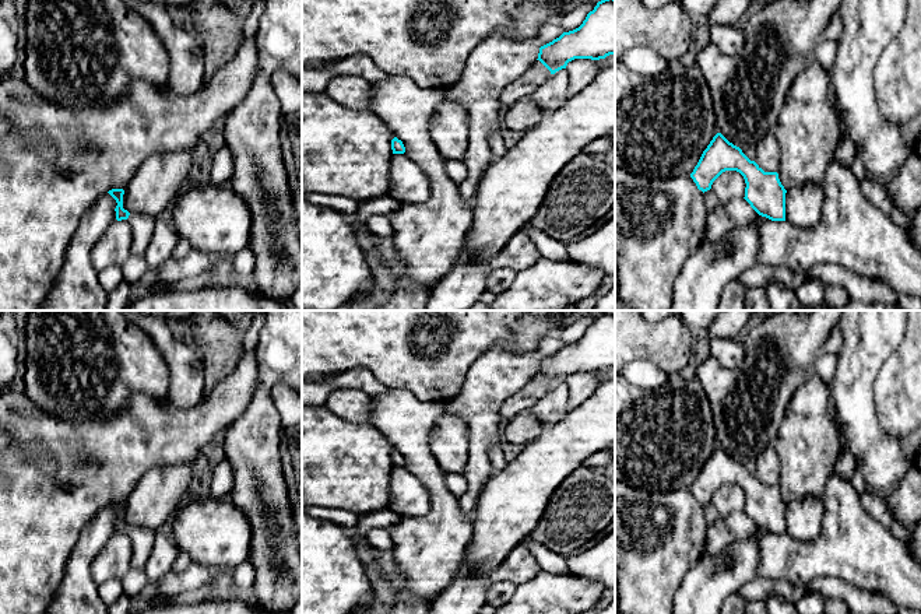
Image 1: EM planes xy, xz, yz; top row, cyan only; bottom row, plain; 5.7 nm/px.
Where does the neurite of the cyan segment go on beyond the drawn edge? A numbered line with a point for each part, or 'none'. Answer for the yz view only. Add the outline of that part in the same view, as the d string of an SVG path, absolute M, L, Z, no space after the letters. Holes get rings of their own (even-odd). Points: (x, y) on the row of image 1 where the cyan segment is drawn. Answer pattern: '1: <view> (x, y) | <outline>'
none

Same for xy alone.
1: xy (143, 227) | M130 214L127 222L133 229L133 245L130 252L133 255L144 256L152 238L155 218L144 217L141 214Z

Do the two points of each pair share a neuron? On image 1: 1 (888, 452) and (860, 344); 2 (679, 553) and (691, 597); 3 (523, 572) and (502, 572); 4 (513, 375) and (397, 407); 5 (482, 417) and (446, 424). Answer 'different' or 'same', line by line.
1: same
2: different
3: same
4: different
5: different

